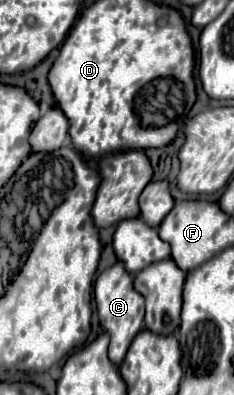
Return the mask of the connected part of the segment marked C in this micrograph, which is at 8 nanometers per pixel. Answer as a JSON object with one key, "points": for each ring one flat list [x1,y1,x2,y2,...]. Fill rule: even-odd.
{"points":[[114,264,112,268,104,270,94,286,94,300,96,300,96,310,98,310,98,320,100,326,108,332,110,336,110,348,108,348,108,358,112,364,120,366,124,362,124,356,128,352,130,342,134,336,142,330,144,324,144,298,136,292,132,284,132,276,124,270,124,264]]}

